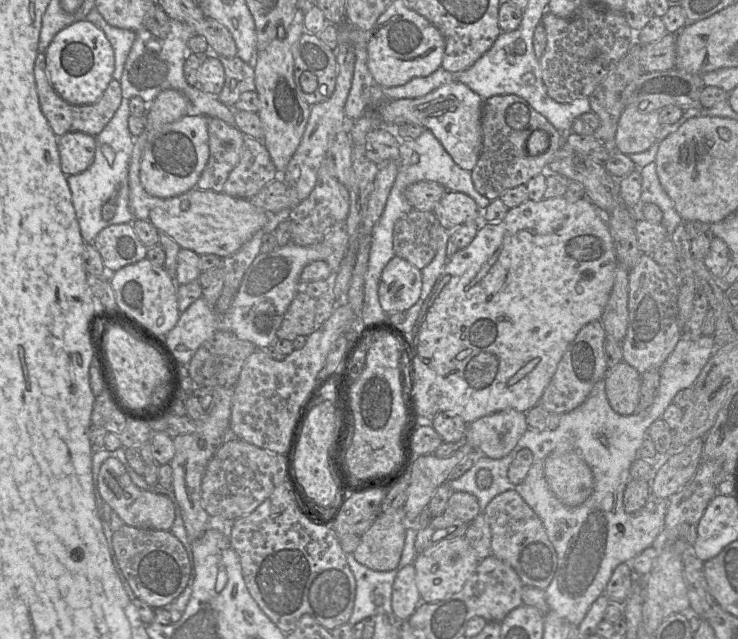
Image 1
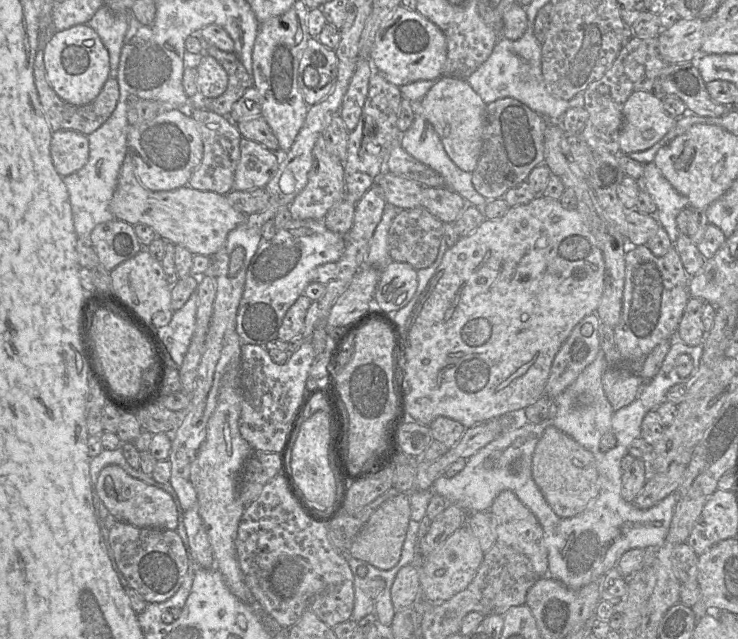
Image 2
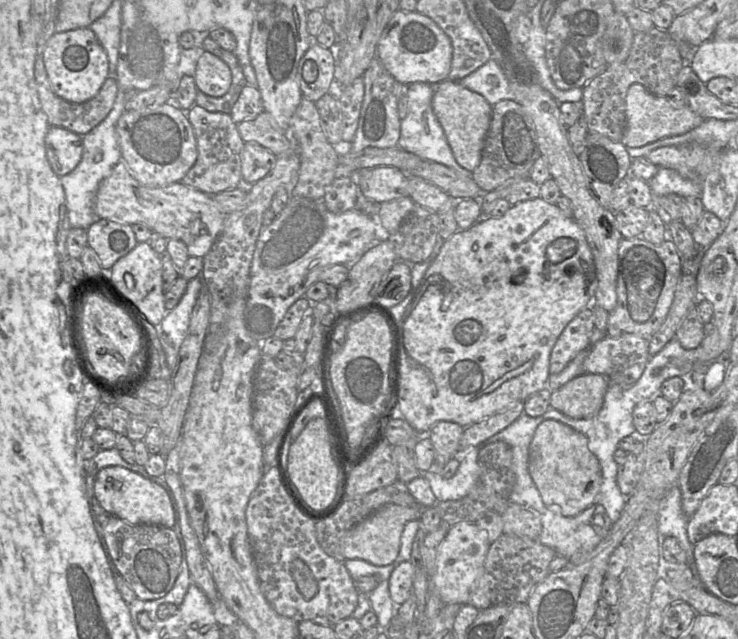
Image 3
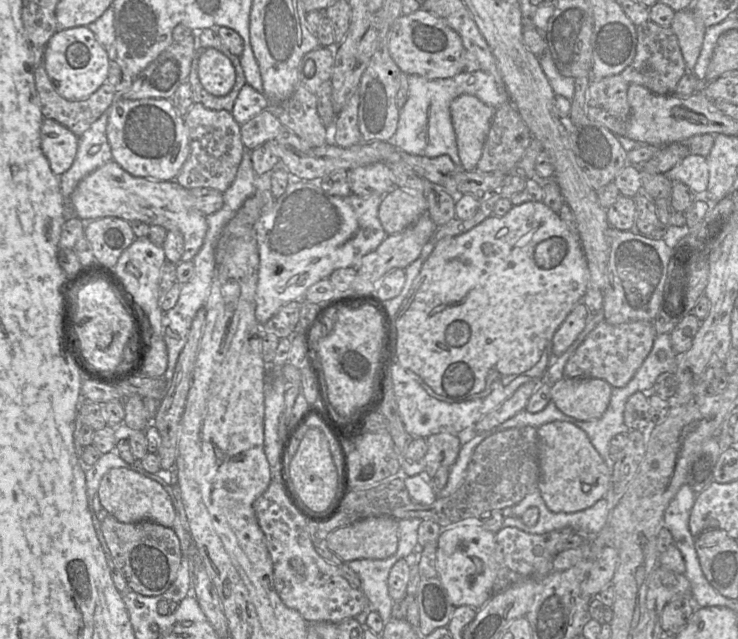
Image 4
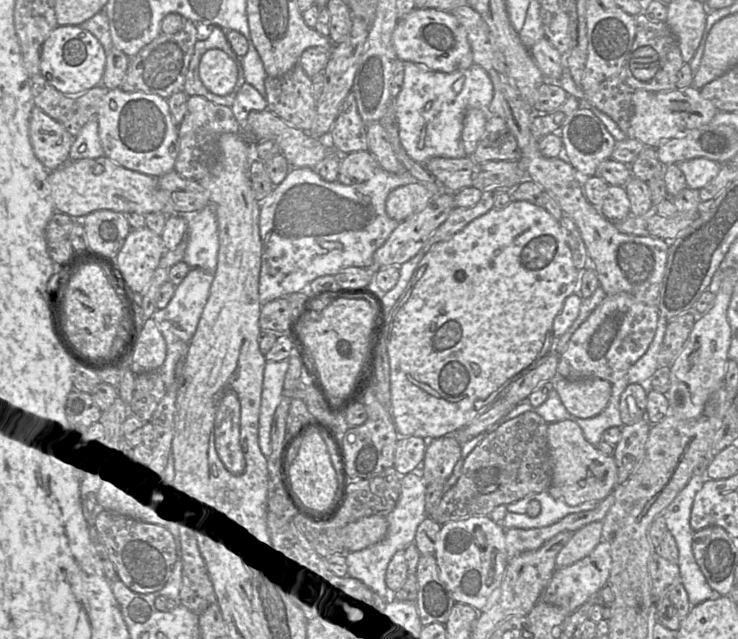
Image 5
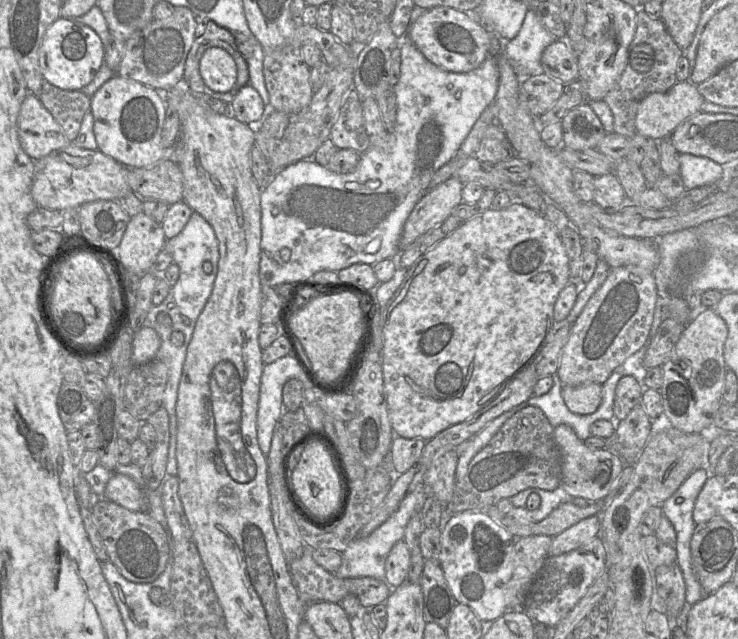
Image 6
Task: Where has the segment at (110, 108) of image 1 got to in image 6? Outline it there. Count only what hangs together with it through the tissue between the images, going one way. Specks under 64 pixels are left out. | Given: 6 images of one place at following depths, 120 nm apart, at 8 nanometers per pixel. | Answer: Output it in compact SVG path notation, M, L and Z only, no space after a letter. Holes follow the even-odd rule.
M44 82L38 96L60 125L68 142L76 139L84 115L91 110L91 98L81 90L63 90Z

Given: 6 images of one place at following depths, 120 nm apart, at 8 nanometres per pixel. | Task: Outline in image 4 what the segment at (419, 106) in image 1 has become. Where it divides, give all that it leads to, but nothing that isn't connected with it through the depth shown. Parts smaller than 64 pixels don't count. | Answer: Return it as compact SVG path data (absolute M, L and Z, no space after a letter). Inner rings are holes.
M469 94L460 95L451 102L451 118L463 170L476 169L495 109Z

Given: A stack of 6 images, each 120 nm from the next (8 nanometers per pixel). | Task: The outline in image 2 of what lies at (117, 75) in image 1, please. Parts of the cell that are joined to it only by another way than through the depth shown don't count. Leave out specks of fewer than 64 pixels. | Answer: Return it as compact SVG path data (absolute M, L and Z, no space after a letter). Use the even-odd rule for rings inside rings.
M103 5L87 23L99 35L109 52L109 76L112 78L117 78L118 75L120 54L130 15L131 13L114 13L108 6Z

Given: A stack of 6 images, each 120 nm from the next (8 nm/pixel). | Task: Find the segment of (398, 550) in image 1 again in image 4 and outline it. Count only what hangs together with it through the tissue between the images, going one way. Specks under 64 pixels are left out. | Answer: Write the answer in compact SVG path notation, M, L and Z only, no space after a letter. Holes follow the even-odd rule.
M389 516L367 517L329 533L327 545L345 563L358 559L387 559L398 548L398 522L399 520Z

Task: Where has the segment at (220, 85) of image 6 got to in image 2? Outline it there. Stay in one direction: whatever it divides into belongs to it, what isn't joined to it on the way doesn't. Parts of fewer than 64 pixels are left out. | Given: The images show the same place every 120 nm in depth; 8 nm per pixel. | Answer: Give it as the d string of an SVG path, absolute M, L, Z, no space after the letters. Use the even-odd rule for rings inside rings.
M205 55L197 67L197 85L202 98L217 98L228 86L228 74L211 55Z

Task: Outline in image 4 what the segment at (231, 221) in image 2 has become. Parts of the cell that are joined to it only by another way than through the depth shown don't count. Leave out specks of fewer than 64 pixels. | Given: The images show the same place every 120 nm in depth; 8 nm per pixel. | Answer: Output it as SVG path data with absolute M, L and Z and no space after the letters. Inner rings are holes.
M111 160L84 177L73 191L69 205L81 220L117 217L128 222L140 221L158 225L167 231L177 230L183 235L184 252L181 262L192 261L203 245L207 232L206 216L192 205L189 190L175 180L159 181L135 177Z

